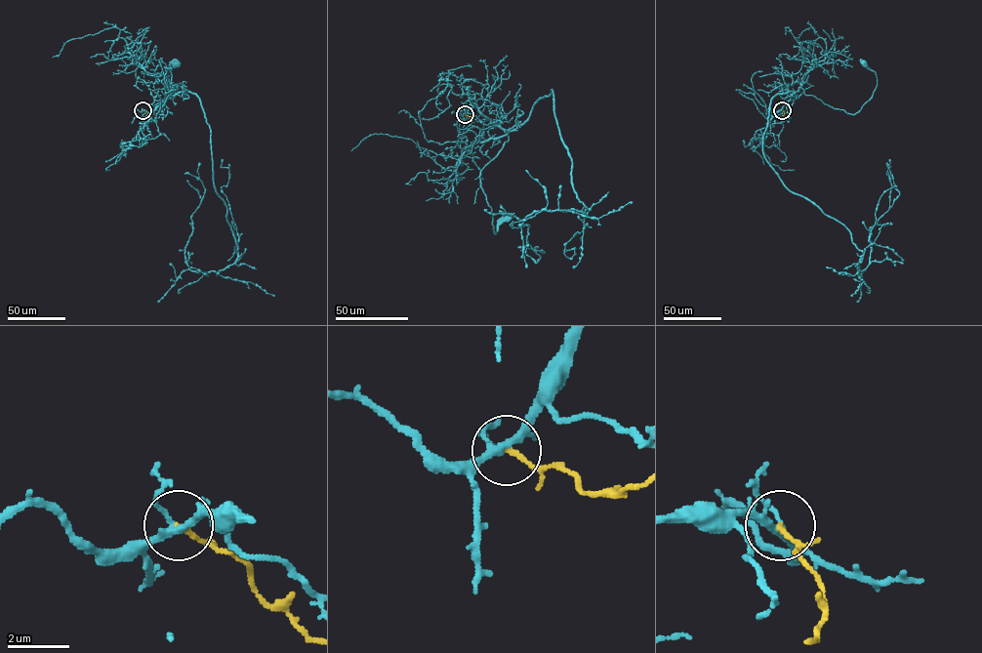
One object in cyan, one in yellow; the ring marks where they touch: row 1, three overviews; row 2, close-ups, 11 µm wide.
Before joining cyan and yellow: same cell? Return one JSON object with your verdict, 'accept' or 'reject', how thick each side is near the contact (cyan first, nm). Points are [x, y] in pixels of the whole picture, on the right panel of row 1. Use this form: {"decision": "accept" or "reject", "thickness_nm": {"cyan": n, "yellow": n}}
{"decision": "reject", "thickness_nm": {"cyan": 200, "yellow": 160}}

